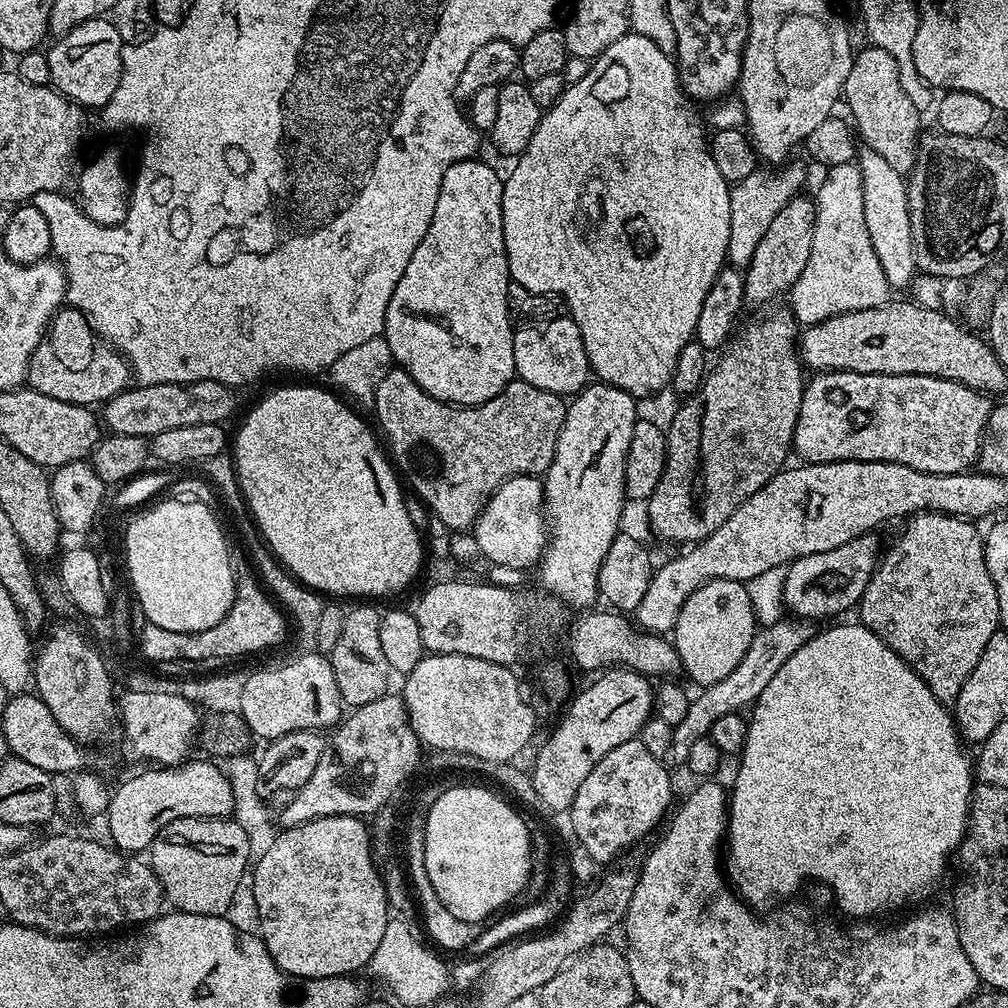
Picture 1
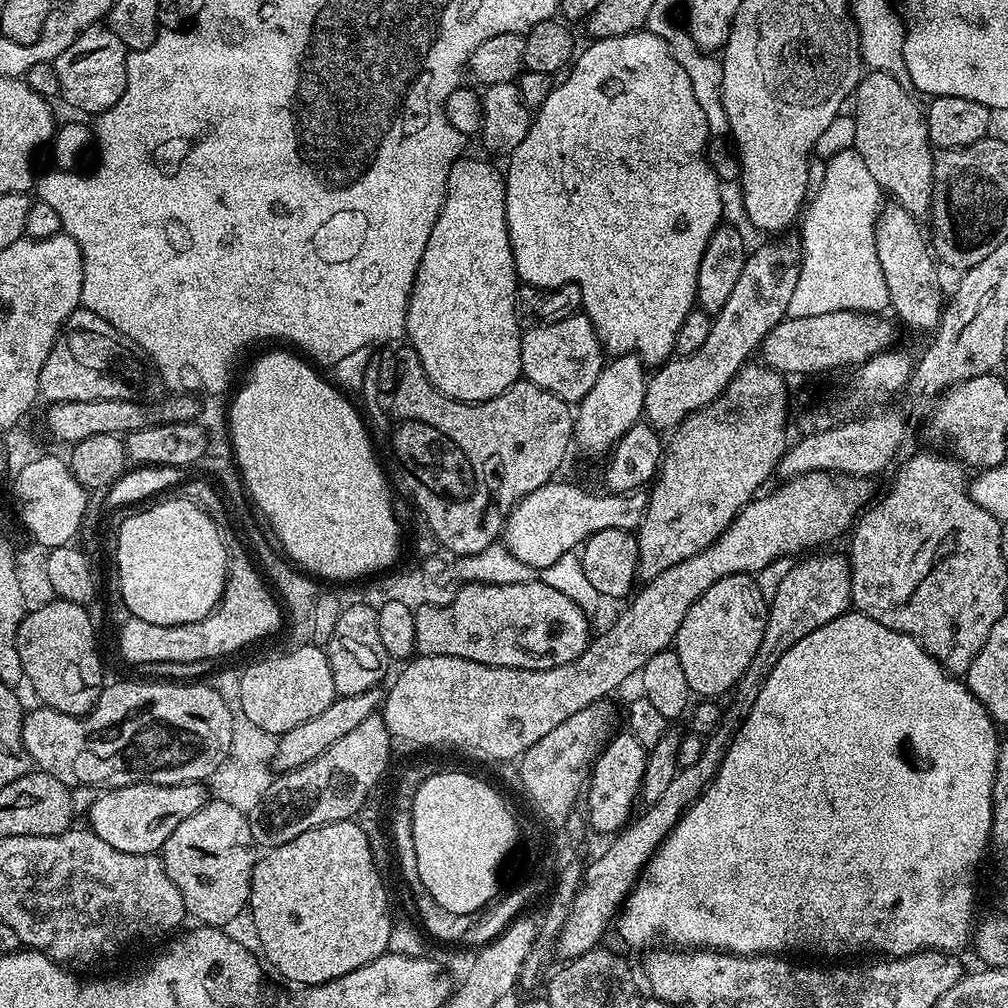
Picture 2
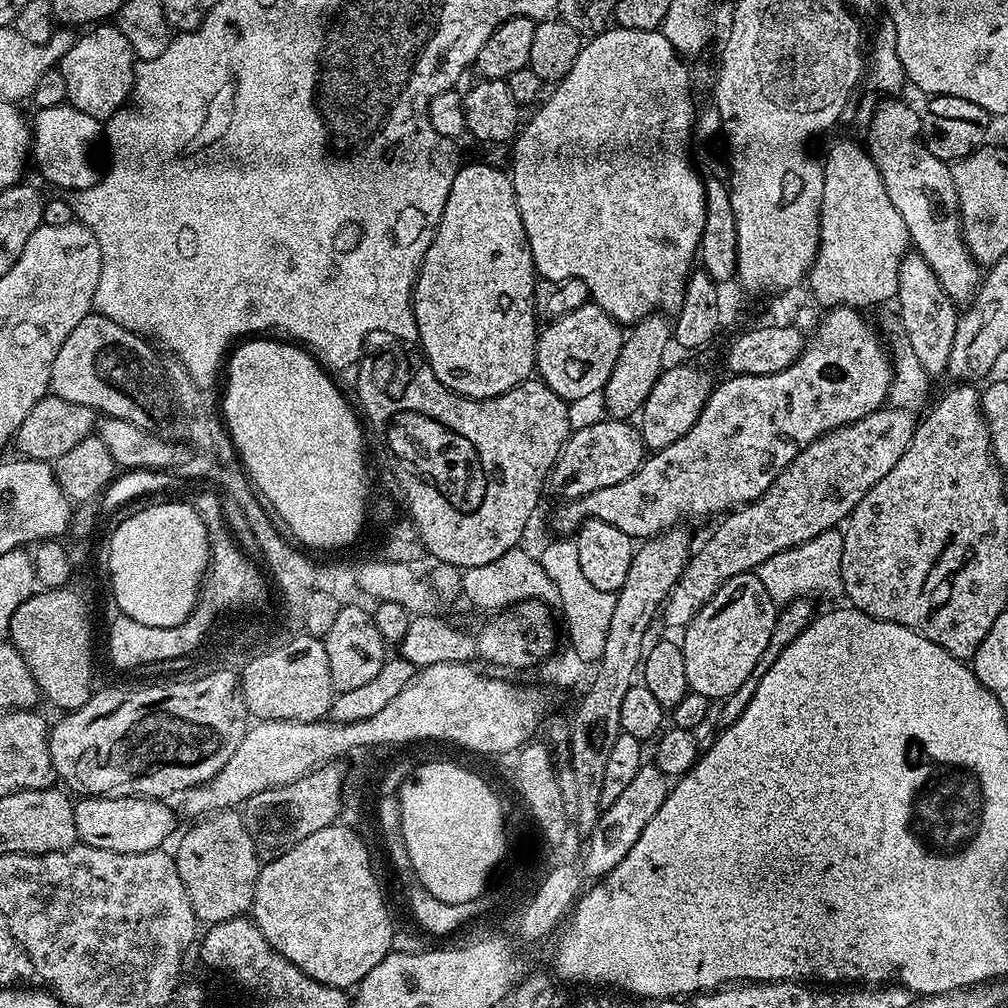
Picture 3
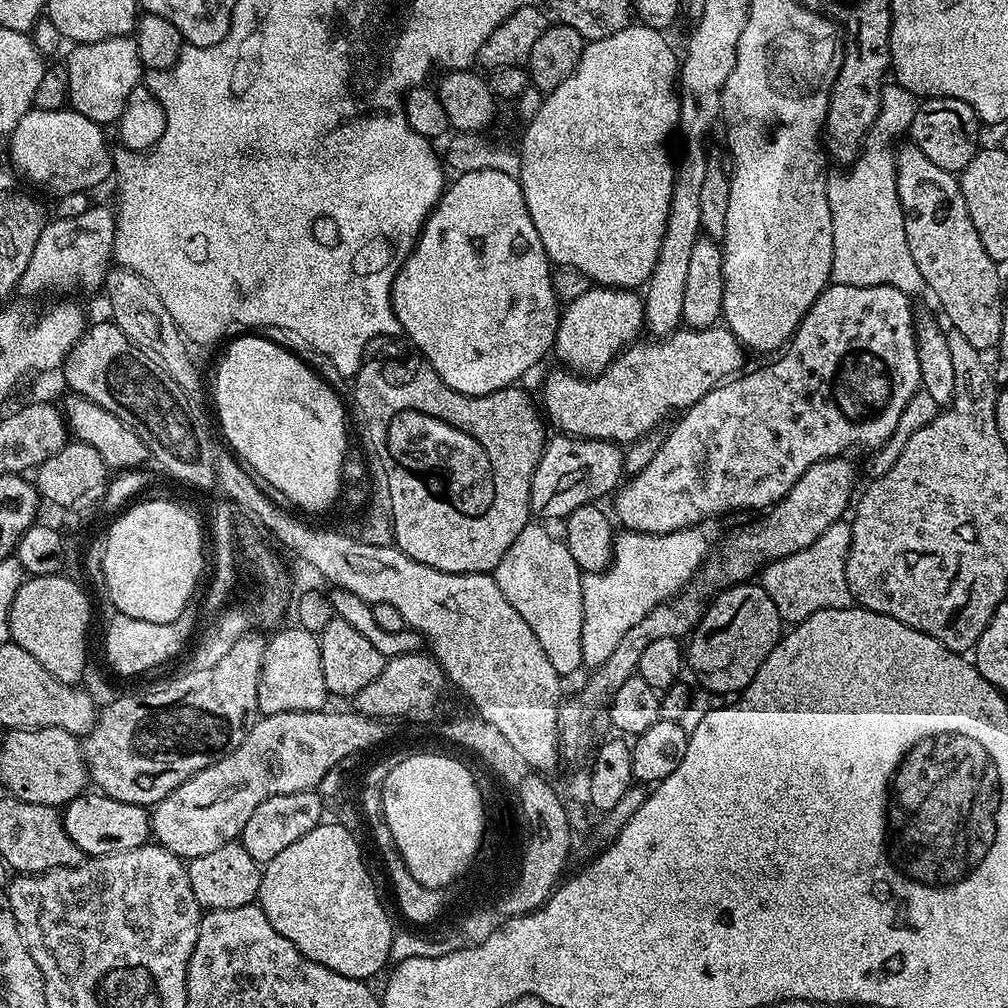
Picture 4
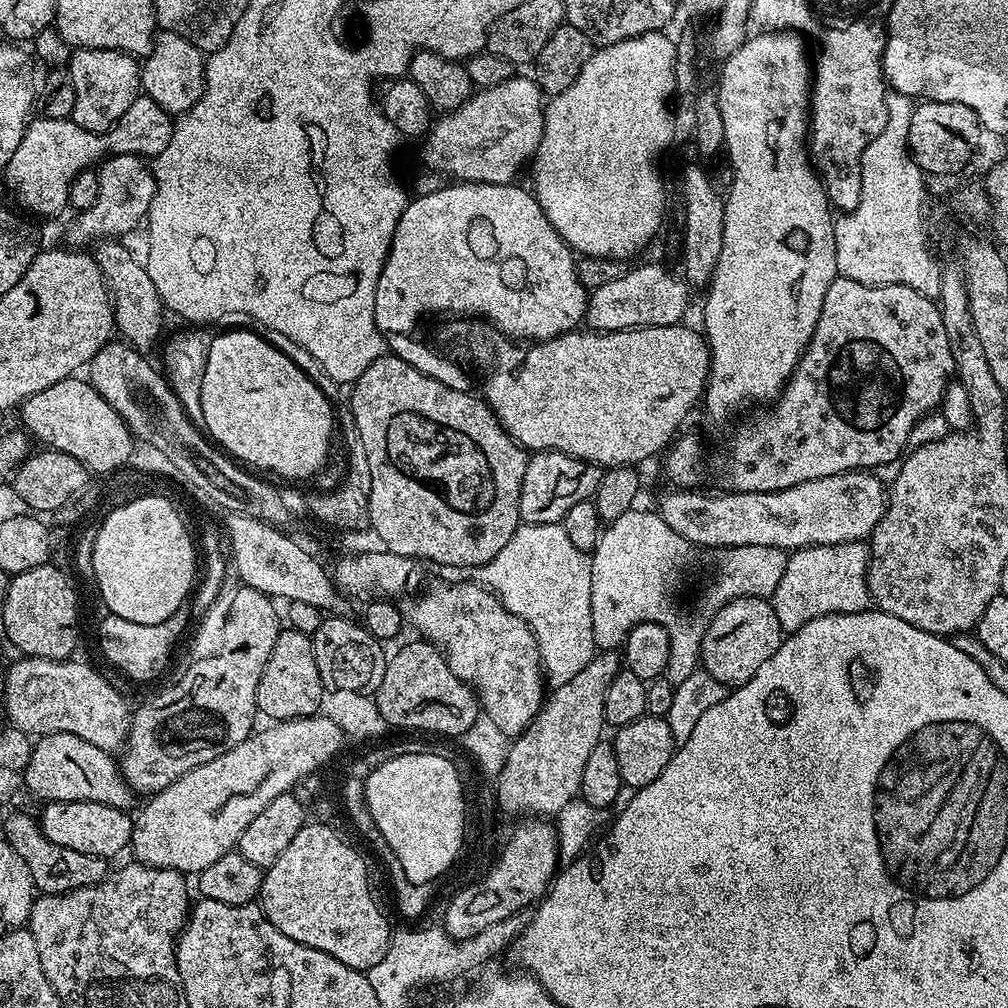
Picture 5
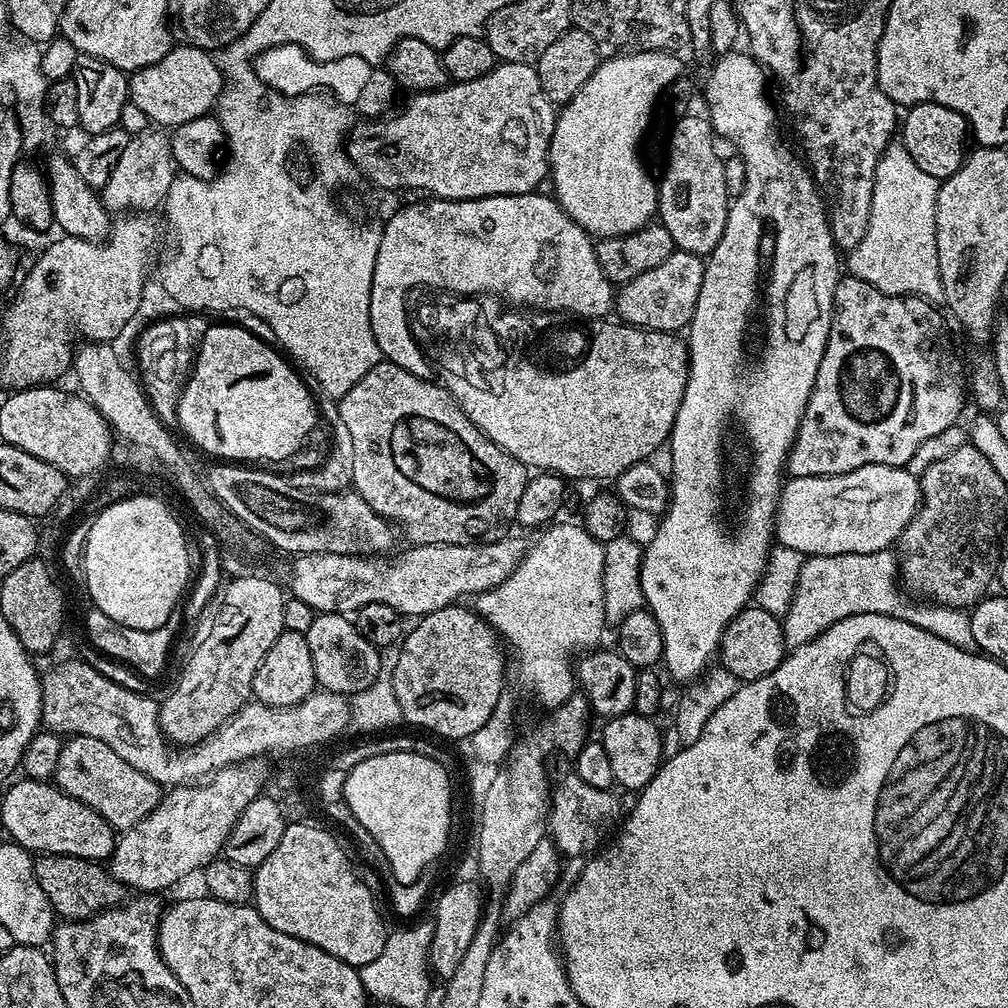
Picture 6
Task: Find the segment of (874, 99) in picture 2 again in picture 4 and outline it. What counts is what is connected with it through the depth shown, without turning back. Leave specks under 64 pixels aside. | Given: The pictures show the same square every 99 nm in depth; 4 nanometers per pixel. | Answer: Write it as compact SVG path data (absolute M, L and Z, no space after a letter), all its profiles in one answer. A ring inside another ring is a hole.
M911 142L895 149L896 185L898 198L904 211L906 226L906 242L910 246L910 258L914 258L914 266L918 266L918 274L922 274L927 291L936 292L936 300L944 311L943 319L952 323L951 327L970 342L970 346L987 350L995 349L1002 334L1002 318L1006 314L1004 300L1000 297L1000 272L997 261L986 254L986 246L982 246L982 238L978 238L978 230L974 230L974 222L970 222L970 210L966 210L966 198L962 198L960 181L953 173L942 170L942 166L934 166L922 150Z

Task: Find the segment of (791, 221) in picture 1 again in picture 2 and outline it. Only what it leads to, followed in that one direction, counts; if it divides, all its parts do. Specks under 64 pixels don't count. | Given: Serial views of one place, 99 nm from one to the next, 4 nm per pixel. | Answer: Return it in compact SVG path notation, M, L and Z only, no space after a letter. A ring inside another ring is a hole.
M784 234L769 240L772 241L762 245L757 252L755 249L746 258L746 266L742 266L742 275L734 285L726 306L712 316L706 343L689 356L669 359L653 371L656 372L653 376L651 373L647 377L643 419L653 428L671 430L690 413L707 408L713 400L722 396L741 368L753 359L766 334L770 334L770 330L788 316L790 298L794 294L794 286L798 286L801 239L796 234Z

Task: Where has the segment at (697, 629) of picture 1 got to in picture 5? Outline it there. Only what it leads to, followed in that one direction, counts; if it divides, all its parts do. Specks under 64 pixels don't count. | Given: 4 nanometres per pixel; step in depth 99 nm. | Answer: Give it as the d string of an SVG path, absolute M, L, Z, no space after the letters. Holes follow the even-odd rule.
M738 596L721 608L709 619L708 629L700 643L700 662L702 668L725 685L728 690L740 688L762 662L778 650L782 639L778 614L774 614L771 603L762 596Z

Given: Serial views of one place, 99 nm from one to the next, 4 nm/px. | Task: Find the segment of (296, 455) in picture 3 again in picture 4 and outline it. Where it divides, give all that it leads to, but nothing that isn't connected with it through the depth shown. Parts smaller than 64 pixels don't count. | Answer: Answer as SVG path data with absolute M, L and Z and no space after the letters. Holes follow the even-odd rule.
M240 334L225 350L216 368L215 419L220 419L227 447L241 461L244 459L249 464L245 465L273 493L281 492L293 509L301 508L296 509L301 513L324 512L341 499L343 456L350 447L348 428L344 425L344 408L335 390L314 369L307 368L294 353L287 352L282 345L264 336L267 335Z

